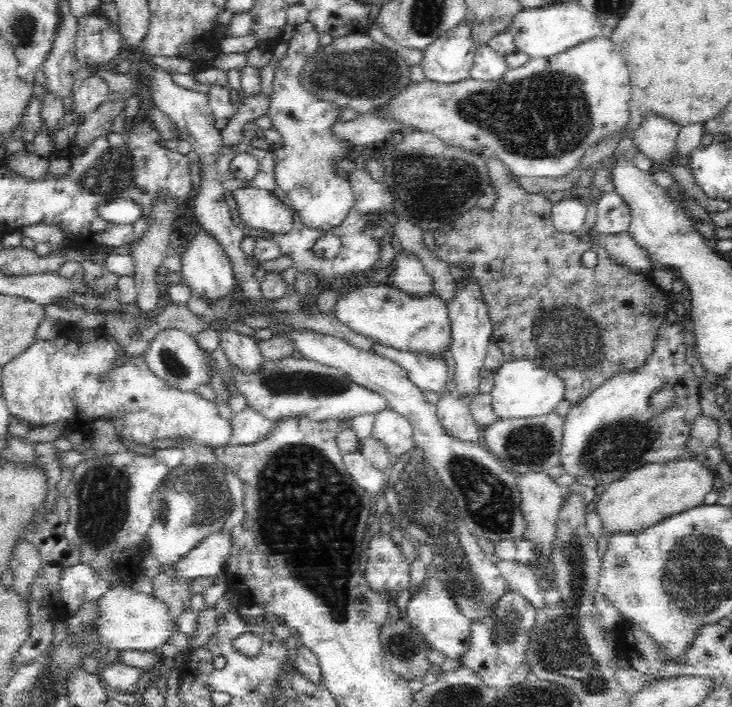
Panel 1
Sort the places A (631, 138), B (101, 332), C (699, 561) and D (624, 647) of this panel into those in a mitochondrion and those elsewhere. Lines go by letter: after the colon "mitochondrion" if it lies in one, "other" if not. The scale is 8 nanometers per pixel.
A: other
B: other
C: mitochondrion
D: other

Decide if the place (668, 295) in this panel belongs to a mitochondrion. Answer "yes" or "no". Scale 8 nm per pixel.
no

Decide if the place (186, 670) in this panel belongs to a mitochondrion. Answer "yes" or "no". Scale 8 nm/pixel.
no

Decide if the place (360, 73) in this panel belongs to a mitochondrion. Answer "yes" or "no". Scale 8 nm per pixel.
yes

